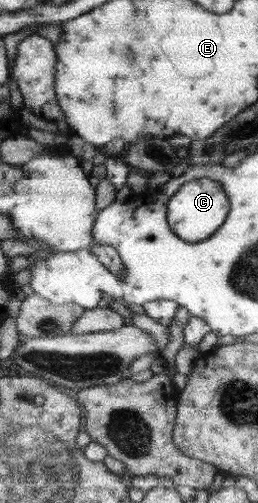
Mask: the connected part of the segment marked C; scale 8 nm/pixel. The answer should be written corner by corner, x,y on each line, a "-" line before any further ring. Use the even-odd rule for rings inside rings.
195,178
181,186
169,199
166,217
169,228
179,239
196,243
213,235
225,222
229,211
228,196
224,193
220,182
210,178

